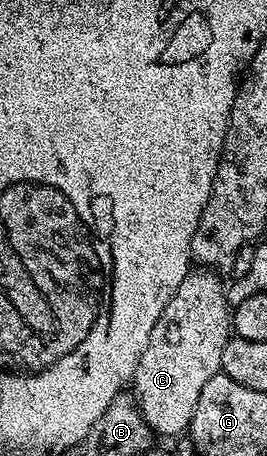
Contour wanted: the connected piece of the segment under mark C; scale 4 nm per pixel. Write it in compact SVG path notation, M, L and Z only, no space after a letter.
M209 269L199 270L199 274L198 271L192 272L185 278L168 300L164 312L160 312L156 328L152 328L152 336L148 336L148 348L144 348L132 379L138 407L155 435L189 431L196 400L200 400L204 384L208 384L208 380L221 371L224 344L232 336L232 306L226 300L224 282Z

